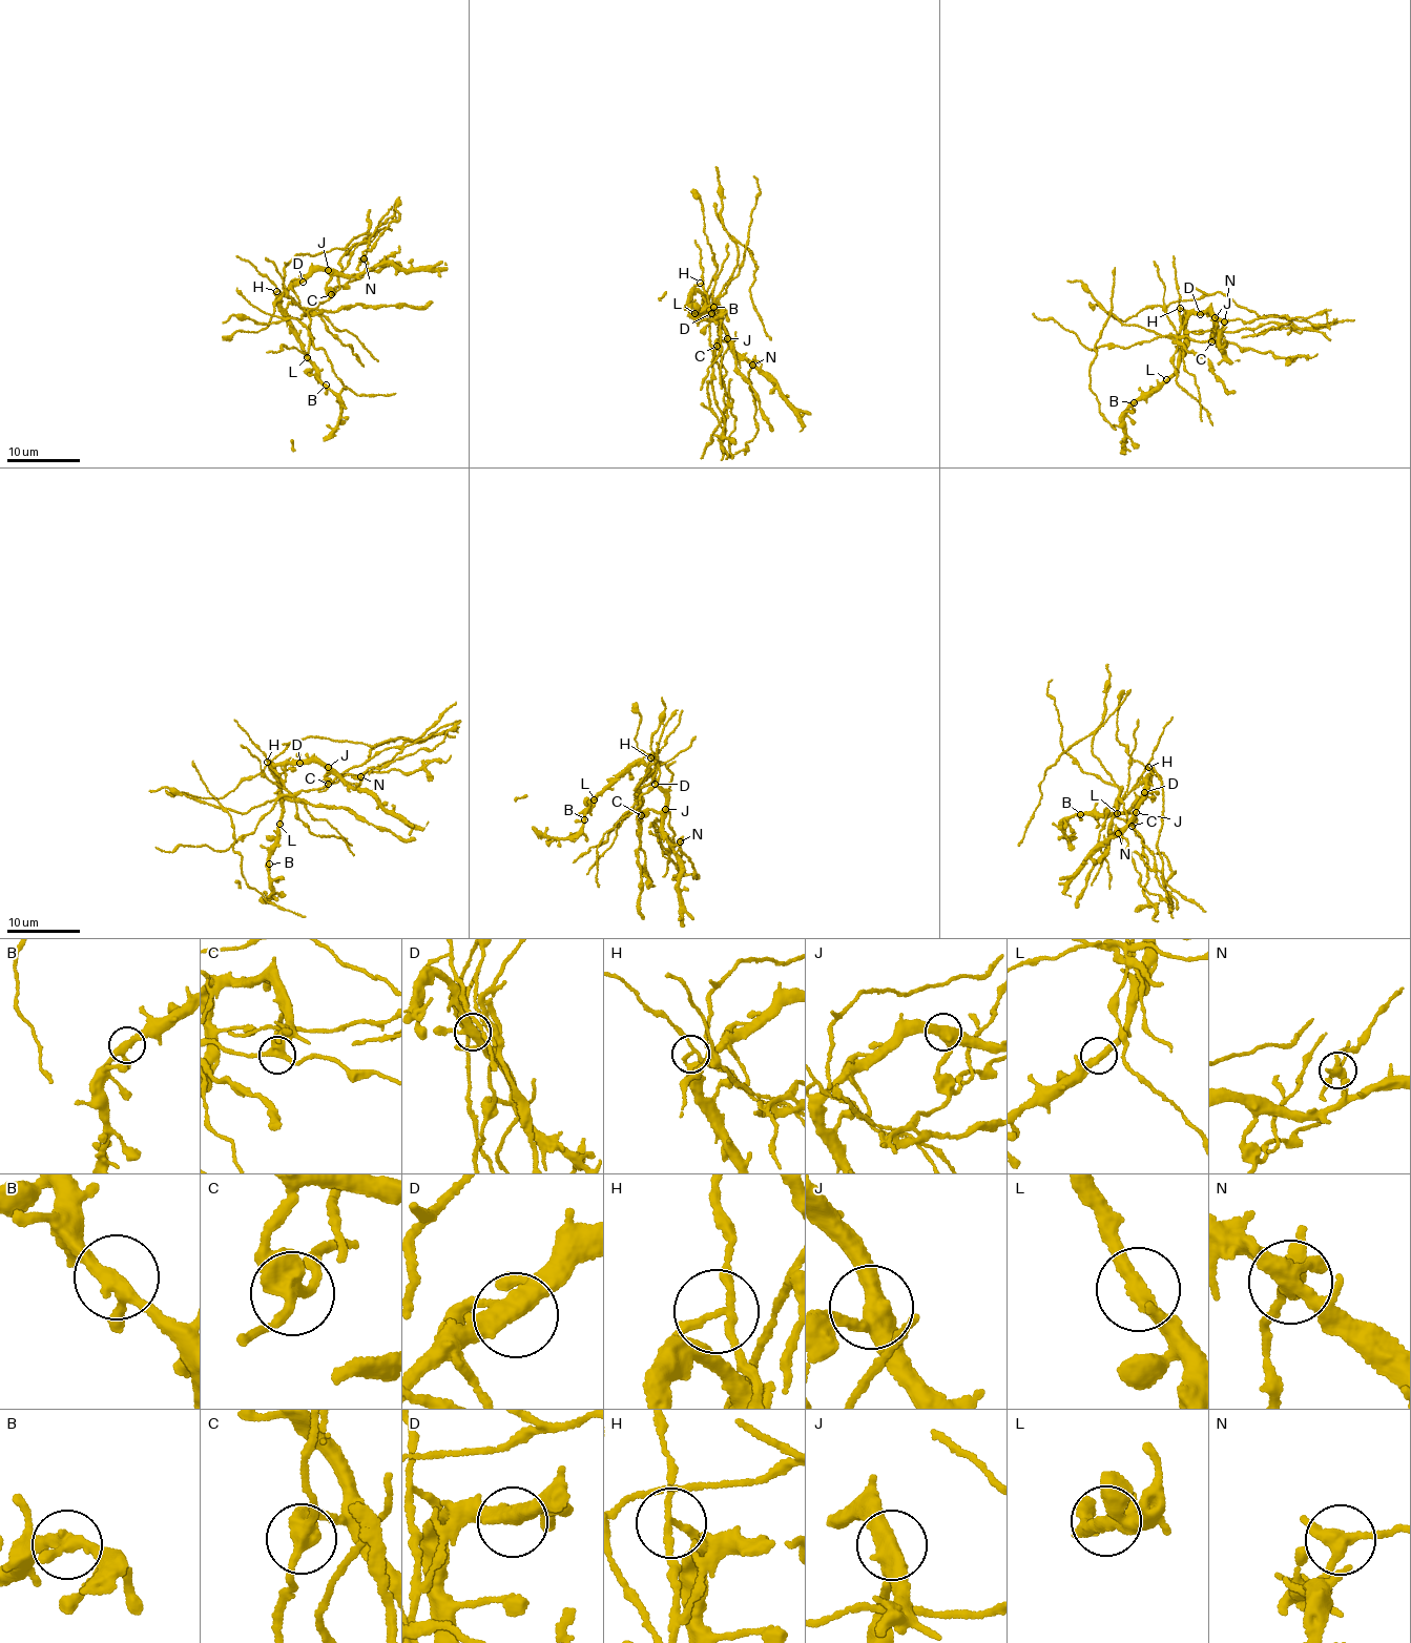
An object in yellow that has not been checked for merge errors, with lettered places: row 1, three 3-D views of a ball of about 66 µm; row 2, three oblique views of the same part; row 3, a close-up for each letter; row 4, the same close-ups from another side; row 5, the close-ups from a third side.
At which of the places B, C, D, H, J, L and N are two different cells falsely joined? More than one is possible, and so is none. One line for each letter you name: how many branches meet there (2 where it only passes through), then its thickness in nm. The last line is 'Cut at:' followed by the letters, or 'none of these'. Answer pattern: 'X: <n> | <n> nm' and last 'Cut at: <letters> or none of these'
C: 3 | 400 nm
H: 3 | 160 nm
N: 3 | 320 nm
Cut at: C, H, N

